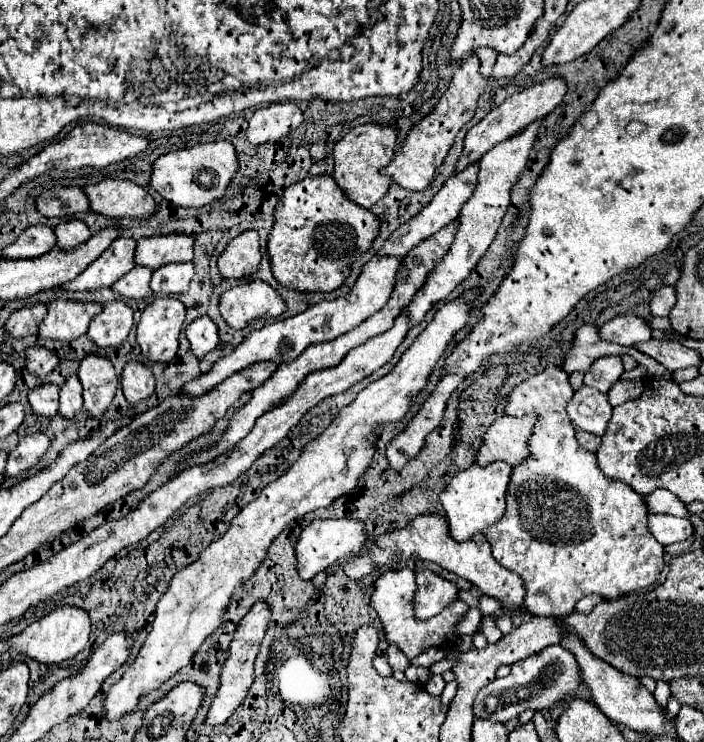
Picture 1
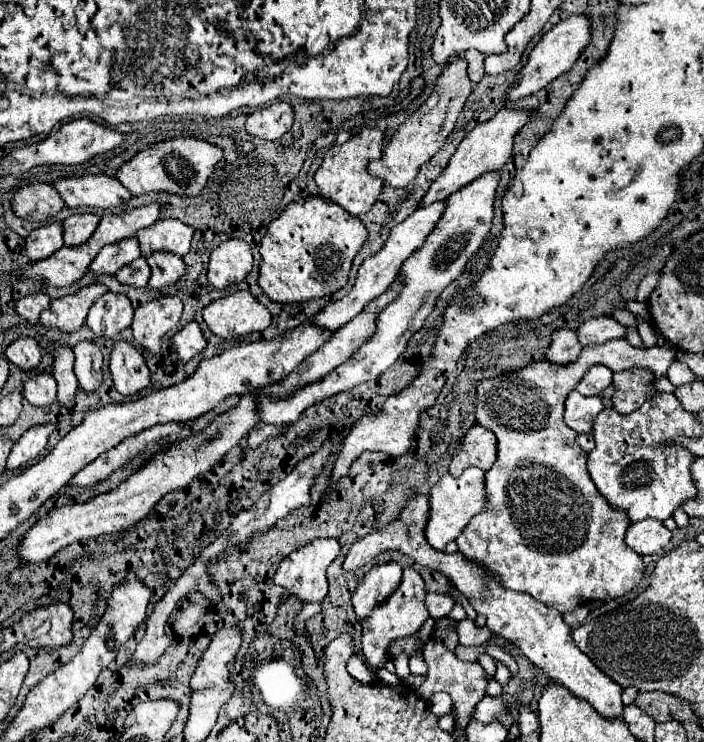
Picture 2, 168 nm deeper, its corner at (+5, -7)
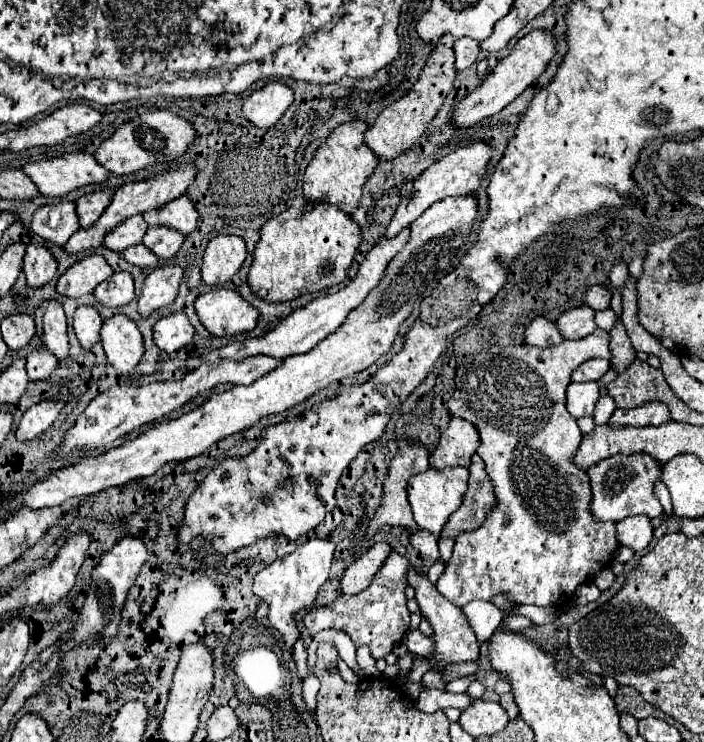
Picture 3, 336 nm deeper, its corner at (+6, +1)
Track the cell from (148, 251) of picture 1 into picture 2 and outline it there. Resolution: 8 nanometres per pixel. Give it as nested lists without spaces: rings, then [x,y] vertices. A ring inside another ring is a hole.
[[[177,218],[169,220],[157,220],[153,226],[137,232],[137,238],[141,242],[141,254],[149,256],[157,250],[175,252],[179,256],[185,256],[189,252],[189,242],[193,238],[193,228],[183,224]]]

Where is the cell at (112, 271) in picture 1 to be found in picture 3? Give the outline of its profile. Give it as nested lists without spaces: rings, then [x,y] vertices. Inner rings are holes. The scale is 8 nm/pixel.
[[[140,214],[132,216],[128,220],[124,220],[122,224],[118,224],[112,232],[108,232],[102,246],[112,250],[112,252],[124,252],[126,248],[136,246],[136,244],[142,242],[142,238],[146,234],[146,228],[148,226],[146,226],[146,222]]]

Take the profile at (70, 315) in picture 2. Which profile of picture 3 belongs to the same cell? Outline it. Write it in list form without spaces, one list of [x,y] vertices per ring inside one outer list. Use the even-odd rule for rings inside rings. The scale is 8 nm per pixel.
[[[92,254],[68,268],[56,282],[56,292],[68,298],[78,298],[90,294],[100,282],[110,278],[114,270],[100,254]]]

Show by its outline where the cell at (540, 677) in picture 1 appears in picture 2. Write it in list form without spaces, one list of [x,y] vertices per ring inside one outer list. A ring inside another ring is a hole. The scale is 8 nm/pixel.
[[[485,696],[473,710],[473,718],[479,720],[479,722],[489,722],[489,720],[495,720],[499,718],[499,714],[503,710],[507,710],[509,704],[507,704],[507,698],[505,696],[497,696],[497,698],[491,698],[491,696]]]

